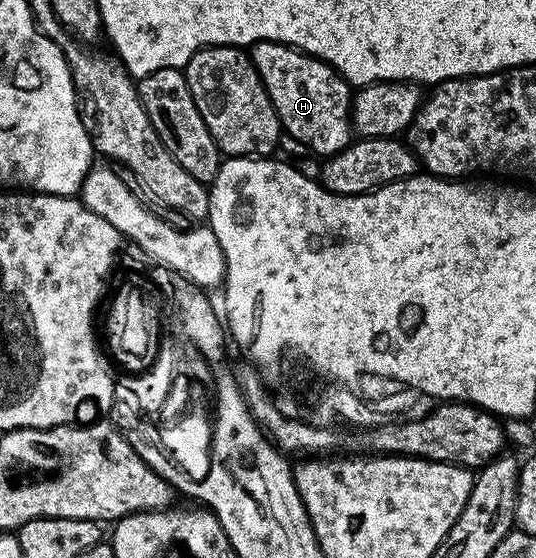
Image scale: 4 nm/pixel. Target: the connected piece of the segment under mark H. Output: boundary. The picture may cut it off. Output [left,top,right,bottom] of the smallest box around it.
[249,41,353,159]

